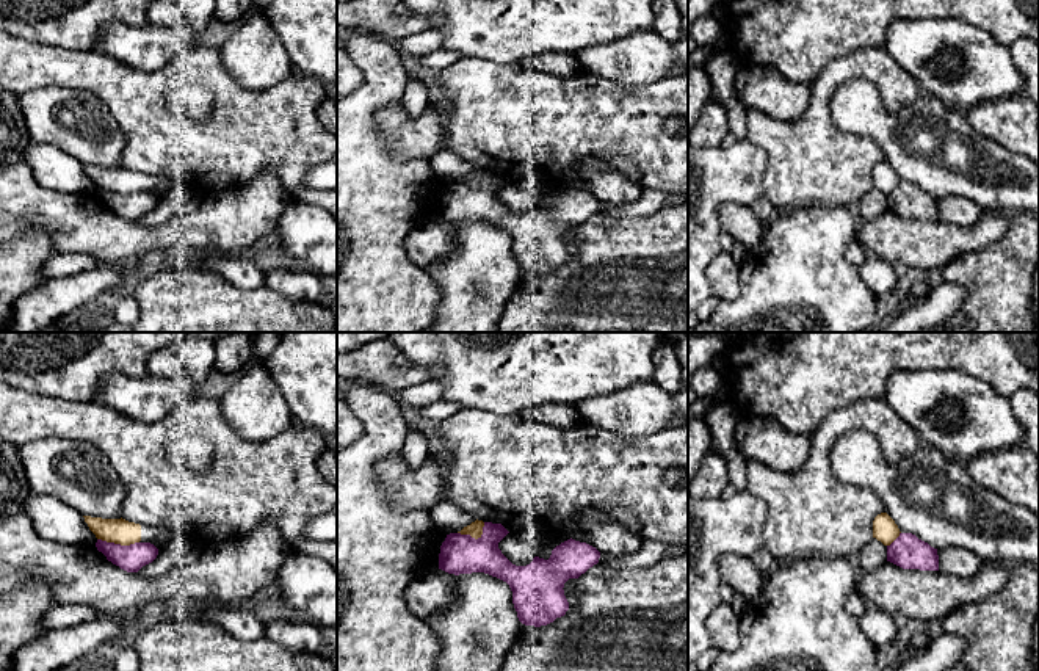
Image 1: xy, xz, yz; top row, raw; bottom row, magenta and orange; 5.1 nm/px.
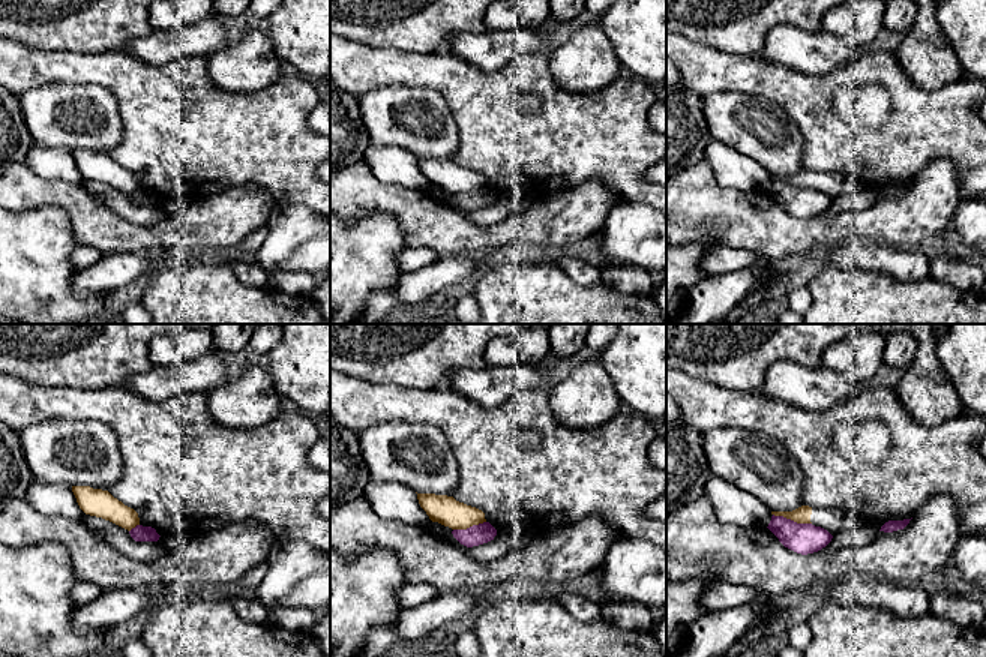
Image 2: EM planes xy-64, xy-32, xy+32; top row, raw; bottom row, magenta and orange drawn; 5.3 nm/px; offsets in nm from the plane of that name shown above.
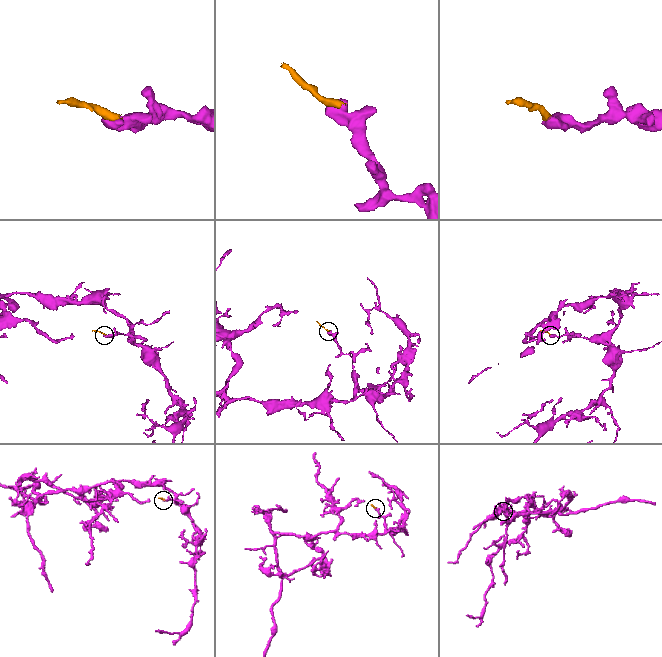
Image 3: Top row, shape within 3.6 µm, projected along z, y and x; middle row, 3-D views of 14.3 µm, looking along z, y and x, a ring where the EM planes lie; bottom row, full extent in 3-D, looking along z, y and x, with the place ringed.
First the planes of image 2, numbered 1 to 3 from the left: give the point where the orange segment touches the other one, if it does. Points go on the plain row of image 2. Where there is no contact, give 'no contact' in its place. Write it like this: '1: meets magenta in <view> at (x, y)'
1: meets magenta in xy-64 at (135, 191)
2: meets magenta in xy-32 at (470, 191)
3: meets magenta in xy+32 at (793, 185)

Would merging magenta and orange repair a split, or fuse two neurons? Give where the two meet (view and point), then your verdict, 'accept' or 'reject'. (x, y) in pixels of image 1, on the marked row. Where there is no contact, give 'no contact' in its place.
contact xy (118, 544); reject

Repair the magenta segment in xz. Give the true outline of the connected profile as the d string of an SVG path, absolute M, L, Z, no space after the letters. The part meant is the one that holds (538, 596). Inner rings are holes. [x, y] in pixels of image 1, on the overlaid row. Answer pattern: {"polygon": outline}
{"polygon": "M484 522L478 539L461 533L447 535L440 546L439 569L454 575L484 572L506 582L519 621L547 626L569 610L564 583L597 564L600 552L570 538L556 546L548 560L534 557L530 564L516 566L498 549L508 533L501 524Z"}

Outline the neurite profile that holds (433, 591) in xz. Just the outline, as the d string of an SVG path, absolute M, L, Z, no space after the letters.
M437 568L409 585L406 602L411 613L425 622L436 611L451 607L456 594L453 577Z

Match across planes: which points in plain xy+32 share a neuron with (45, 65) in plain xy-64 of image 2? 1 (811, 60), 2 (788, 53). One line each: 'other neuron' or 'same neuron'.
1: other neuron
2: other neuron

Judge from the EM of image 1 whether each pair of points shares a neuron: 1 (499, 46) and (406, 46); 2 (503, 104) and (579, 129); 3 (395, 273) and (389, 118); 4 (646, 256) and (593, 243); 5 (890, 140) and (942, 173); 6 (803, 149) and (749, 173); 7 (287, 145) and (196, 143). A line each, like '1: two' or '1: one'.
1: two
2: one
3: two
4: one
5: one
6: two
7: one

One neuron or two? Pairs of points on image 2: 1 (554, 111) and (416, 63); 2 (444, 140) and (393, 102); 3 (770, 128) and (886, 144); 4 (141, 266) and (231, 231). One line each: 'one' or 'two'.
1: one
2: one
3: two
4: two

